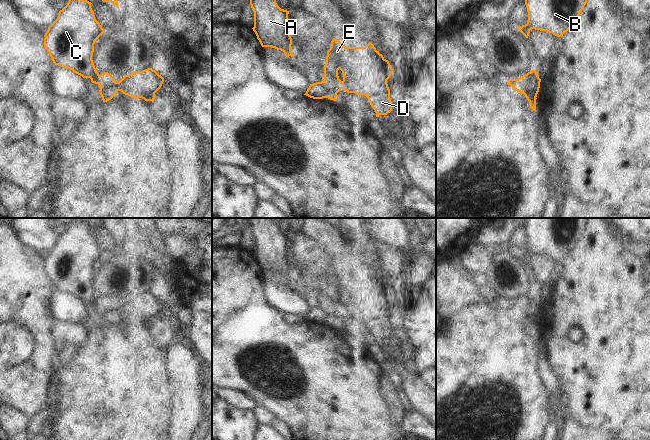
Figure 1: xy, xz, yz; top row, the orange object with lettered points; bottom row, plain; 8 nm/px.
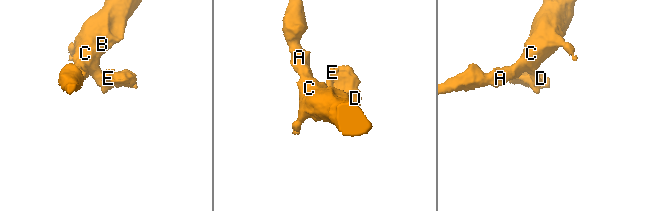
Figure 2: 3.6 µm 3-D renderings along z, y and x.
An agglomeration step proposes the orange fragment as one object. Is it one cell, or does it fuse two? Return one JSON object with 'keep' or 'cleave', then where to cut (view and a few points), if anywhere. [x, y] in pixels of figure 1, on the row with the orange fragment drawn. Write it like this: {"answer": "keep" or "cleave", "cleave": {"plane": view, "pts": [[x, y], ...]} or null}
{"answer": "cleave", "cleave": {"plane": "yz", "pts": [[525, 74], [525, 90], [535, 98]]}}

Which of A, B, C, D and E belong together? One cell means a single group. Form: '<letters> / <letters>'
A B C / D E

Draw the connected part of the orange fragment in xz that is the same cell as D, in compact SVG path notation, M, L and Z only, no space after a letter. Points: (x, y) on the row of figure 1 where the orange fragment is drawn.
M334 38L327 51L324 65L324 84L329 91L327 98L336 101L337 93L344 89L348 93L365 95L375 110L376 117L387 115L392 111L390 89L387 84L392 72L389 61L376 50L371 42L365 47L346 47L341 44L340 40Z

